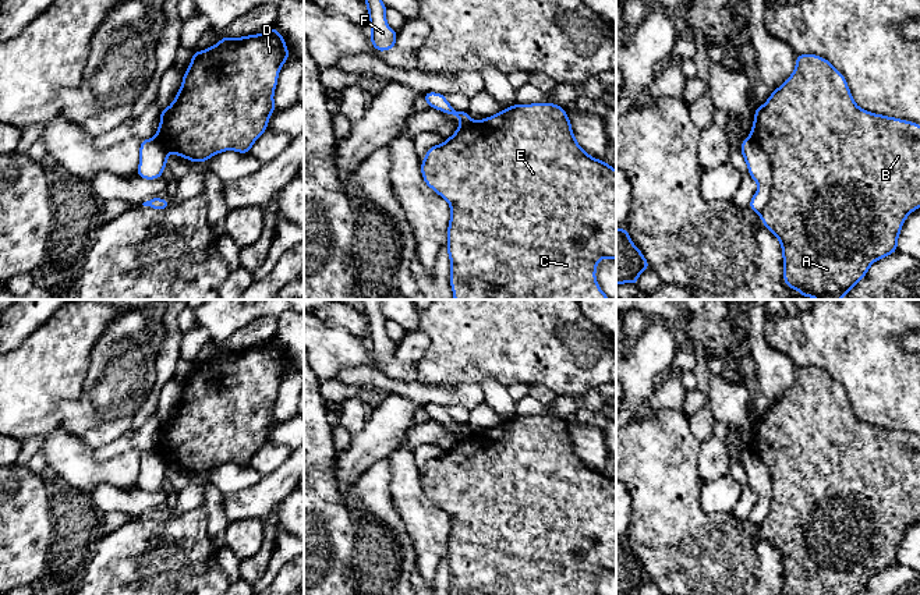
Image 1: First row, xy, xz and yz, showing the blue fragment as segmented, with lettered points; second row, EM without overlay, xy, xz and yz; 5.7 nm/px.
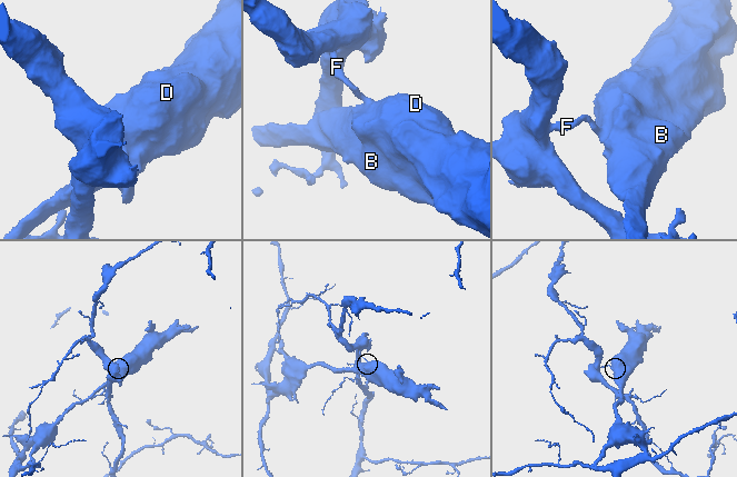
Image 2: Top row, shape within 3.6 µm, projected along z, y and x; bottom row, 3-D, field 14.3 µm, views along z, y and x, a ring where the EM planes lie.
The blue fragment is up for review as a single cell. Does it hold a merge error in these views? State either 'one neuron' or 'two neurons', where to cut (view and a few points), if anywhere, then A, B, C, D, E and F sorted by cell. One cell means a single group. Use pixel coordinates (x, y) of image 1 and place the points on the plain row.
two neurons | yz (749, 447), (765, 467), (771, 482), (771, 507), (760, 526) | A B C D E / F

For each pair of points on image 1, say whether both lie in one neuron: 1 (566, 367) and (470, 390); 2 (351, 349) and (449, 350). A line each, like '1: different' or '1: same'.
1: different
2: different

